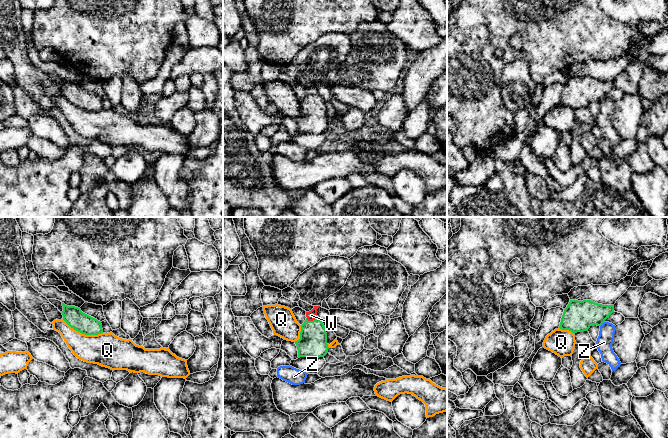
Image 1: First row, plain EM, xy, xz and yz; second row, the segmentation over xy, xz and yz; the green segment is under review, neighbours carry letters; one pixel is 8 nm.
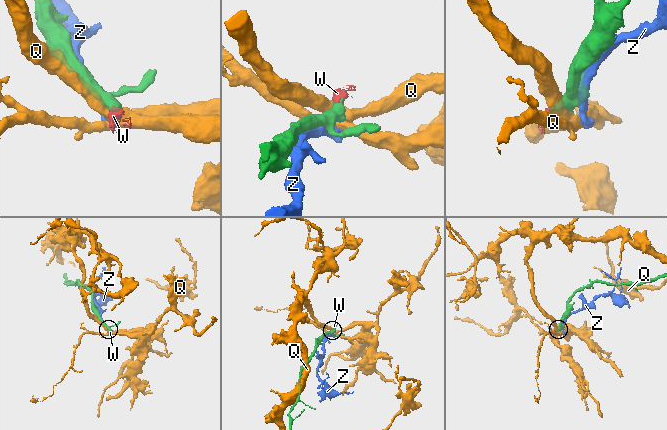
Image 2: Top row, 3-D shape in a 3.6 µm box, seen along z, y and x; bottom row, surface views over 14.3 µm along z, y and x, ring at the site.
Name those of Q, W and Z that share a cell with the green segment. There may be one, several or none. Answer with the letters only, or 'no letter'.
W

